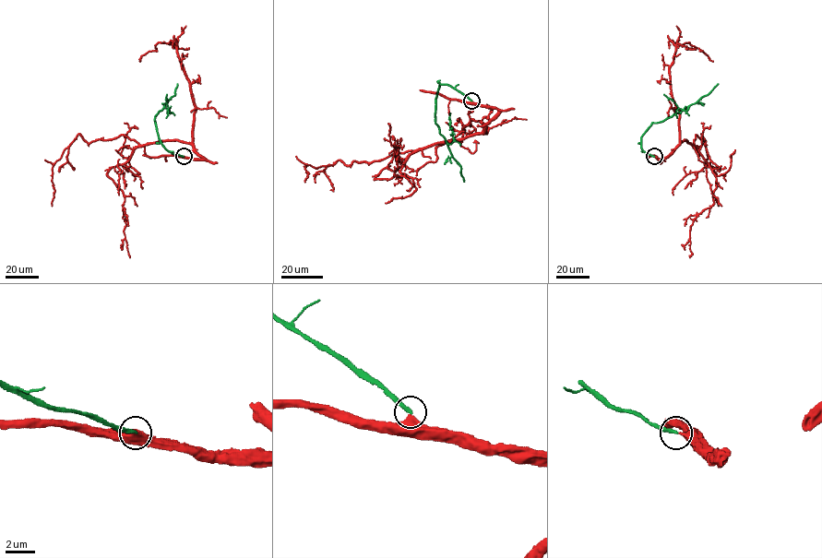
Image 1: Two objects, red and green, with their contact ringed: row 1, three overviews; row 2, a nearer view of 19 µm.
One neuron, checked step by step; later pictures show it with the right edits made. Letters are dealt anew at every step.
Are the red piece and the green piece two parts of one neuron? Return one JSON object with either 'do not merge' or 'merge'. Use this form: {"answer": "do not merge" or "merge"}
{"answer": "merge"}

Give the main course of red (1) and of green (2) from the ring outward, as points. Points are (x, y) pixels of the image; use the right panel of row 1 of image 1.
1: (654, 156), (666, 158), (685, 140), (694, 145), (696, 135), (704, 143), (701, 134), (707, 180), (718, 206)
2: (654, 156), (641, 147), (642, 135), (652, 123), (663, 122), (696, 102), (718, 84)

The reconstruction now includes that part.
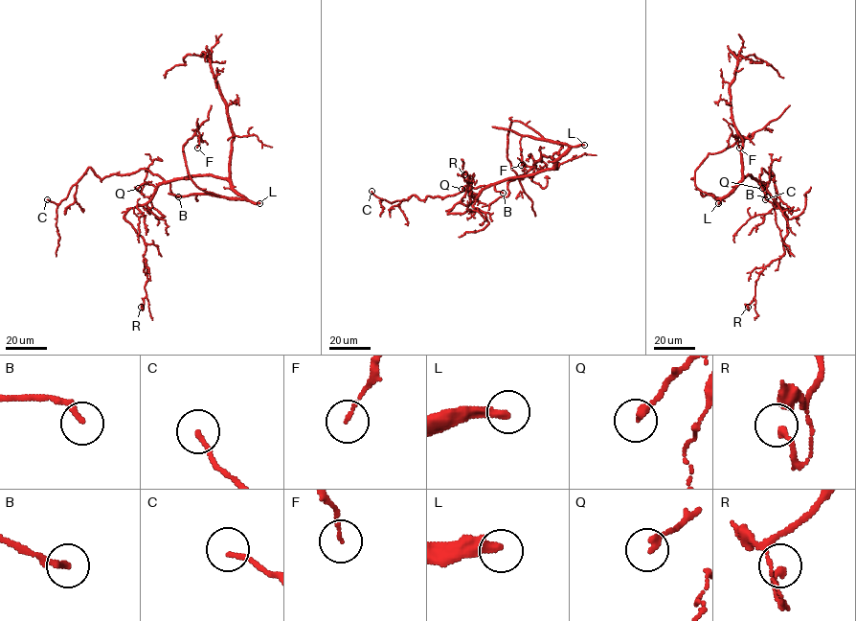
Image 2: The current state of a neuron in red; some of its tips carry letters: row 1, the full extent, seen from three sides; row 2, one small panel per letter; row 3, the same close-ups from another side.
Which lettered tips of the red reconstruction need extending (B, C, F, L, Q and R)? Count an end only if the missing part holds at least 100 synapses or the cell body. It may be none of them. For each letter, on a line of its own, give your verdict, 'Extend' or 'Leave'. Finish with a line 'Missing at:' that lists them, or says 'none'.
B: Leave
C: Leave
F: Leave
L: Extend
Q: Leave
R: Leave
Missing at: L

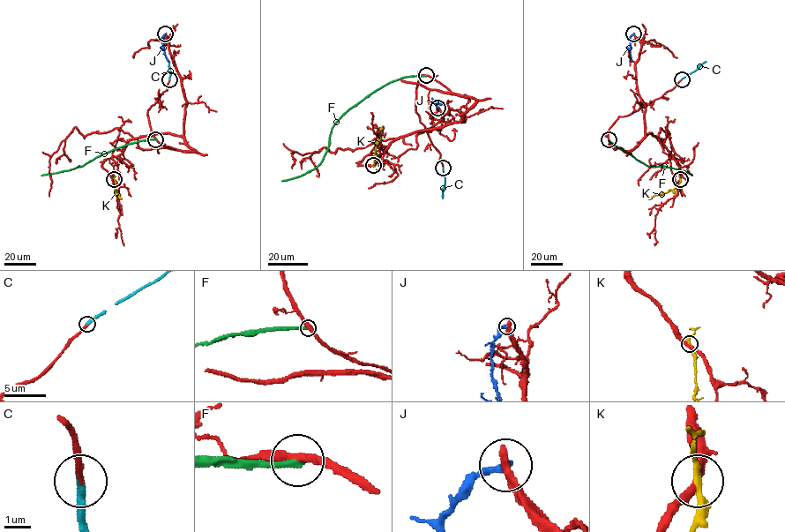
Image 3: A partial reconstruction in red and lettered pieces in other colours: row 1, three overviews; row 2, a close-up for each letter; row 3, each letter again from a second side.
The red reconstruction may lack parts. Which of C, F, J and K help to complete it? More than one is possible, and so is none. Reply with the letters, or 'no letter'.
C

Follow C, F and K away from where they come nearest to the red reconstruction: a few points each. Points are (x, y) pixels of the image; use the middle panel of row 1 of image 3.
C: (443, 168), (444, 184), (442, 198)
F: (426, 75), (392, 80), (351, 107), (332, 129), (323, 161), (300, 176), (281, 180)
K: (373, 166), (382, 126)

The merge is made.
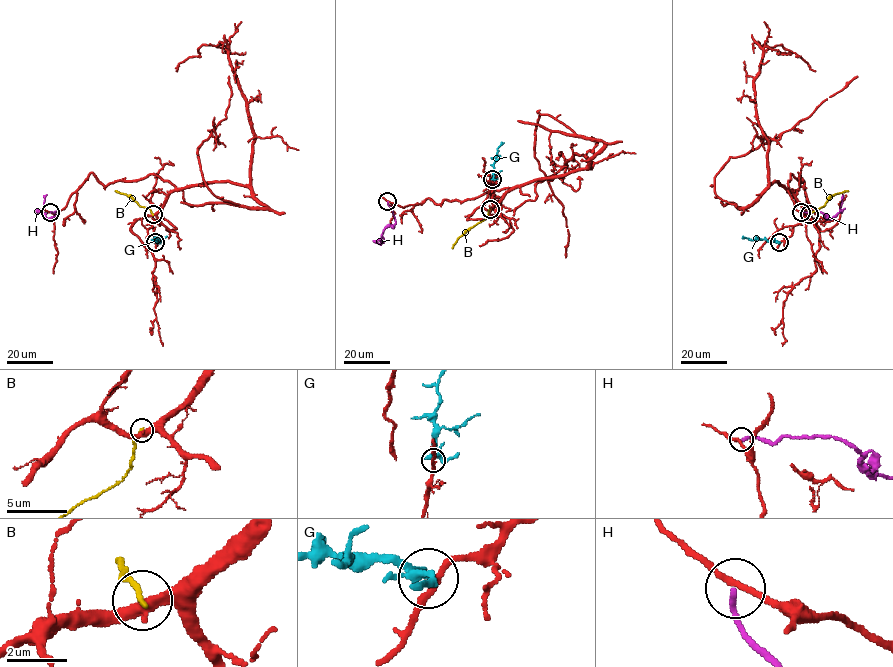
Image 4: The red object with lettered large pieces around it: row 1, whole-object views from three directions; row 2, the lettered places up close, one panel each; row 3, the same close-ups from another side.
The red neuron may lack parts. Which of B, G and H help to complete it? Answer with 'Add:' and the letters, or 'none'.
Add: none

